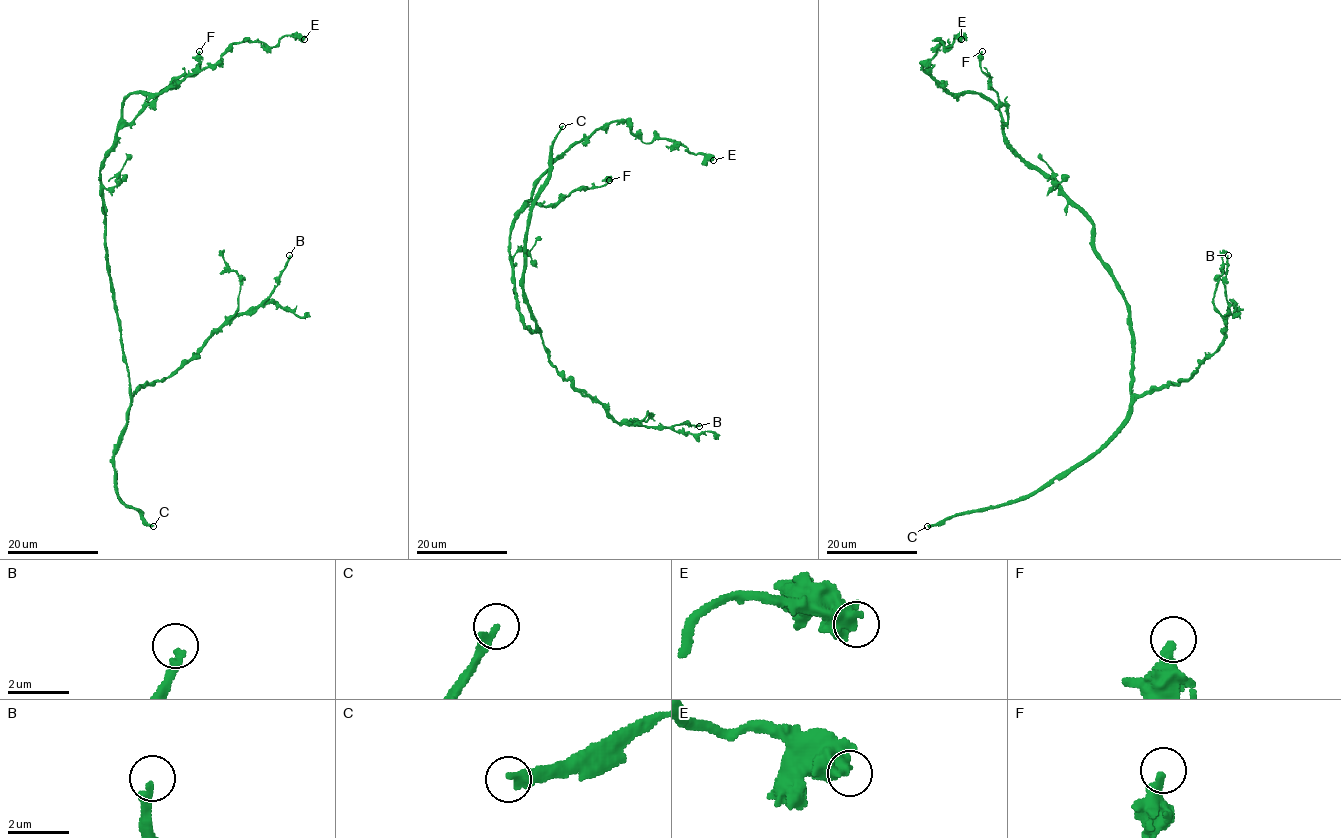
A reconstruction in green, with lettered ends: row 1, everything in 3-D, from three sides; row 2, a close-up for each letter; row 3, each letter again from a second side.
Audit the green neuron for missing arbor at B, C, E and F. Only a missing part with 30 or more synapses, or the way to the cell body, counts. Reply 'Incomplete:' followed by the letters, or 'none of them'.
Incomplete: C

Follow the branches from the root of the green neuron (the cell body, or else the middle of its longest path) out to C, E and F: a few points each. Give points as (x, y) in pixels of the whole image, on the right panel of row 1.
C: (1094, 245), (1128, 313), (1128, 418), (1094, 452), (1033, 492), (927, 526)
E: (1094, 245), (1093, 221), (1011, 146), (1000, 111), (976, 93), (951, 93), (923, 68), (941, 41), (961, 39)
F: (1094, 245), (1093, 221), (1008, 141), (1003, 129), (1007, 107), (981, 69), (982, 51)

